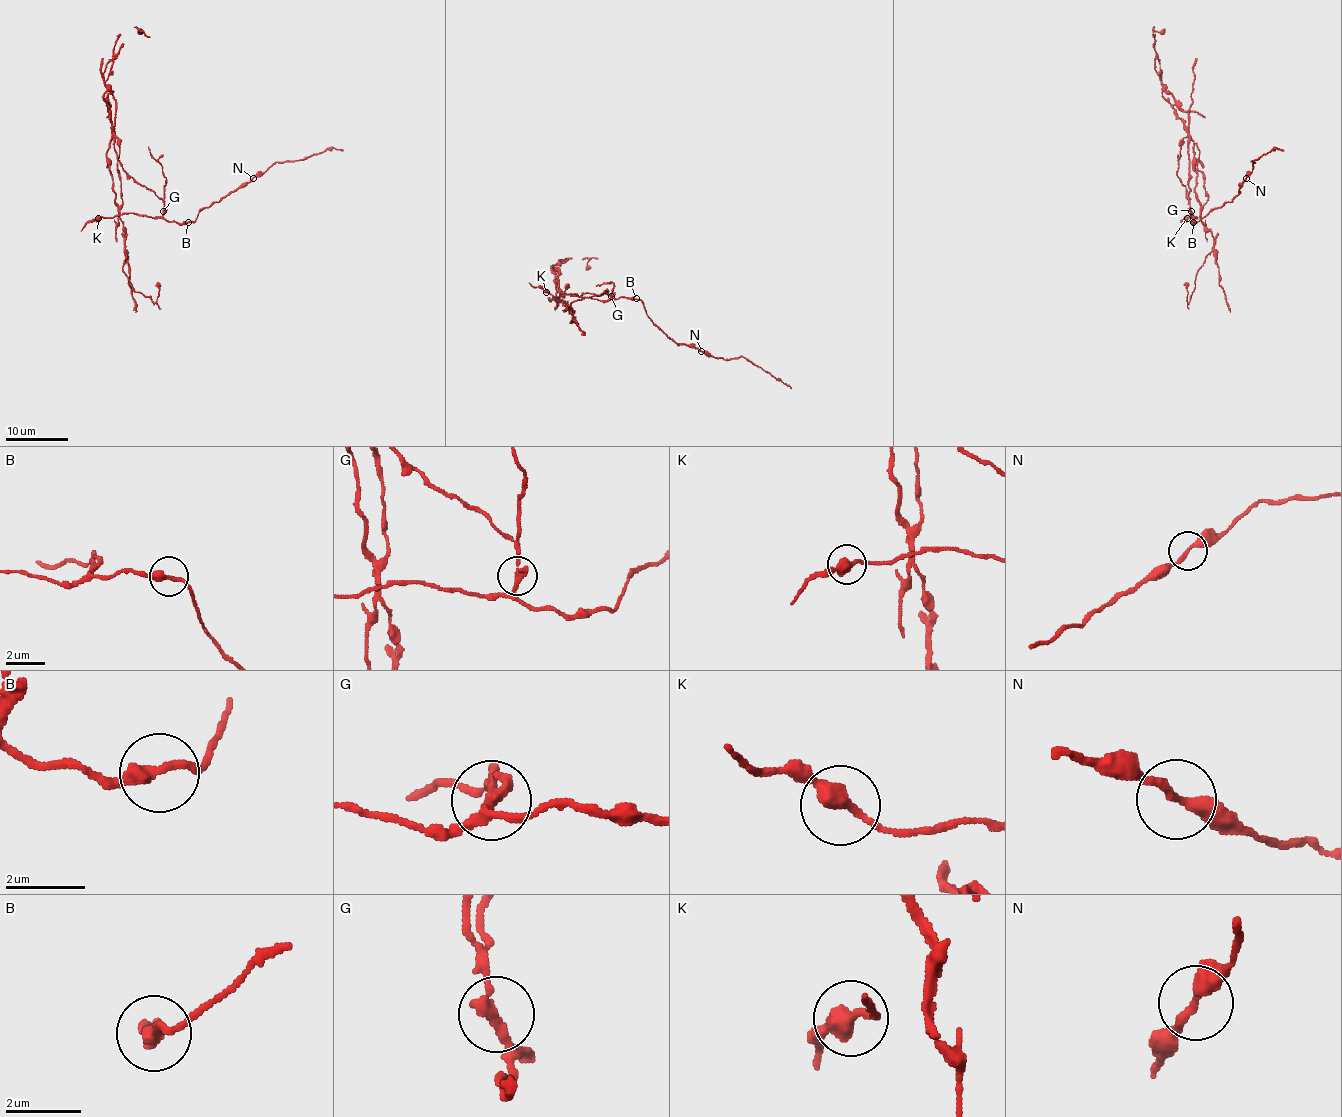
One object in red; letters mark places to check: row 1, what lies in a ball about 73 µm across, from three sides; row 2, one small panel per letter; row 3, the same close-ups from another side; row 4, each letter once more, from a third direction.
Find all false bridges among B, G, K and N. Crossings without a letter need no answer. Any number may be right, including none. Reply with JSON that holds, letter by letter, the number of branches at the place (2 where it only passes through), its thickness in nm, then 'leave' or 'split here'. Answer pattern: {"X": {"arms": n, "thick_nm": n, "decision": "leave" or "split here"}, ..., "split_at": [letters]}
{"B": {"arms": 2, "thick_nm": 280, "decision": "leave"}, "G": {"arms": 2, "thick_nm": 280, "decision": "split here"}, "K": {"arms": 2, "thick_nm": 360, "decision": "leave"}, "N": {"arms": 2, "thick_nm": 260, "decision": "leave"}, "split_at": ["G"]}

